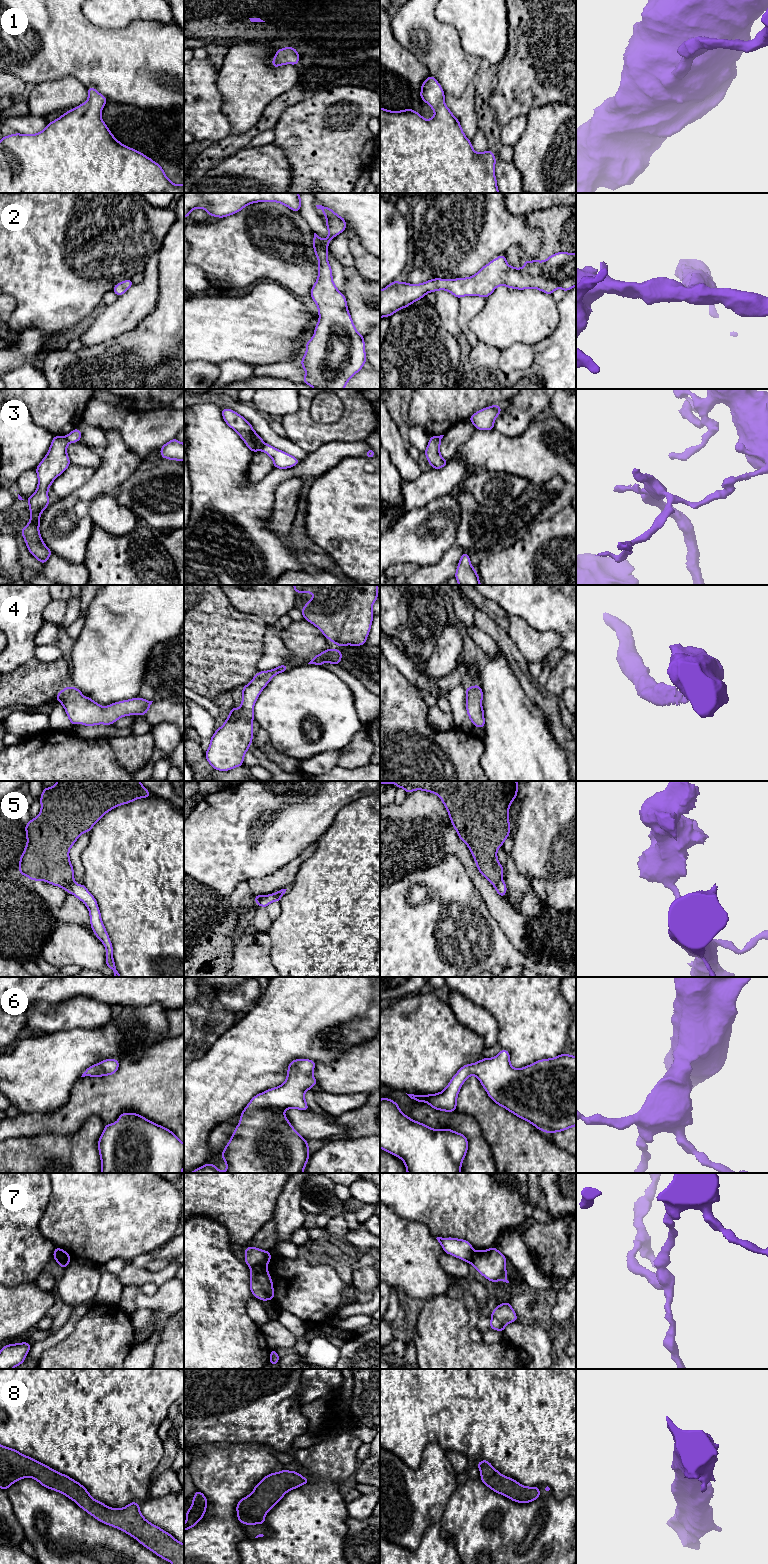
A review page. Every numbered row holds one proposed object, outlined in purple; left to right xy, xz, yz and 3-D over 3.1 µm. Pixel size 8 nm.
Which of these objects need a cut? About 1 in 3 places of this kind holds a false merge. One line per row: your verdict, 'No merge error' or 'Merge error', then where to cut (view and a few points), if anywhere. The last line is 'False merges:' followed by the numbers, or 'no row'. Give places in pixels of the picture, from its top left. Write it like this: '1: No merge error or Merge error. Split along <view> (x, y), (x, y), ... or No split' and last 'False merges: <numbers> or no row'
1: No merge error. No split
2: No merge error. No split
3: Merge error. Split along xz (265, 444), (261, 449)
4: No merge error. No split
5: Merge error. Split along xy (74, 883), (64, 888)
6: No merge error. No split
7: Merge error. Split along xz (266, 1264), (251, 1267)
8: No merge error. No split
False merges: 3, 5, 7

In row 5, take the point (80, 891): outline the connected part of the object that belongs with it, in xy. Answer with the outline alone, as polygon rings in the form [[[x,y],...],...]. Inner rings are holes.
[[[70,884],[65,888],[65,891],[73,894],[79,900],[81,900],[88,908],[90,914],[90,924],[92,931],[97,938],[103,943],[106,948],[106,966],[111,968],[114,972],[114,977],[121,977],[116,969],[116,965],[113,959],[113,946],[111,944],[109,935],[105,929],[105,926],[101,920],[101,913],[94,896],[87,890],[84,884]]]

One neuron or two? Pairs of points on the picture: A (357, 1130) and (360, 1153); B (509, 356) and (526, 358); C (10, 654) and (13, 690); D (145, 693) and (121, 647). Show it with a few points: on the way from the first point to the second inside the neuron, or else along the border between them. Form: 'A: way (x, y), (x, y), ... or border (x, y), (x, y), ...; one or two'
A: border (369, 1135), (363, 1138), (348, 1138); two
B: way (513, 357), (522, 357); one
C: border (31, 658), (10, 672); two
D: border (144, 683), (140, 688), (139, 696); two

